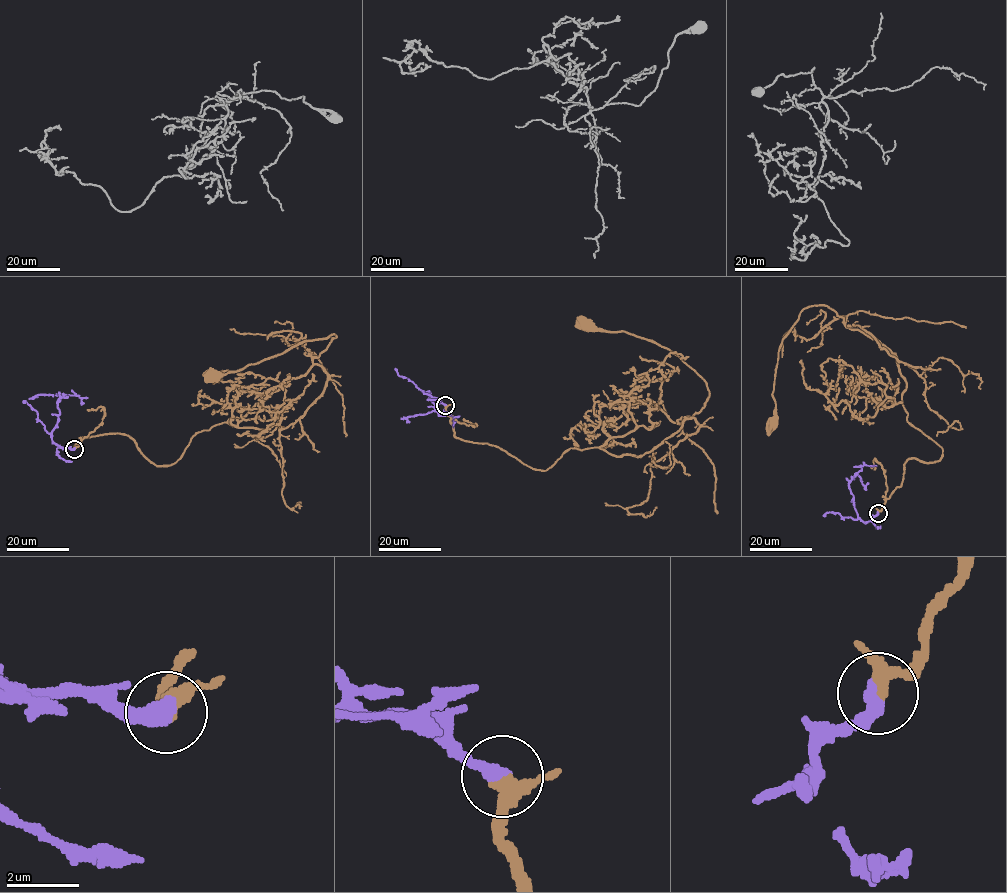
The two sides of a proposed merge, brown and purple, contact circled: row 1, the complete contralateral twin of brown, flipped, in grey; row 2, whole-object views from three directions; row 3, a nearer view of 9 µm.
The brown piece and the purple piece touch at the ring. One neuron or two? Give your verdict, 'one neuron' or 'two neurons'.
one neuron

